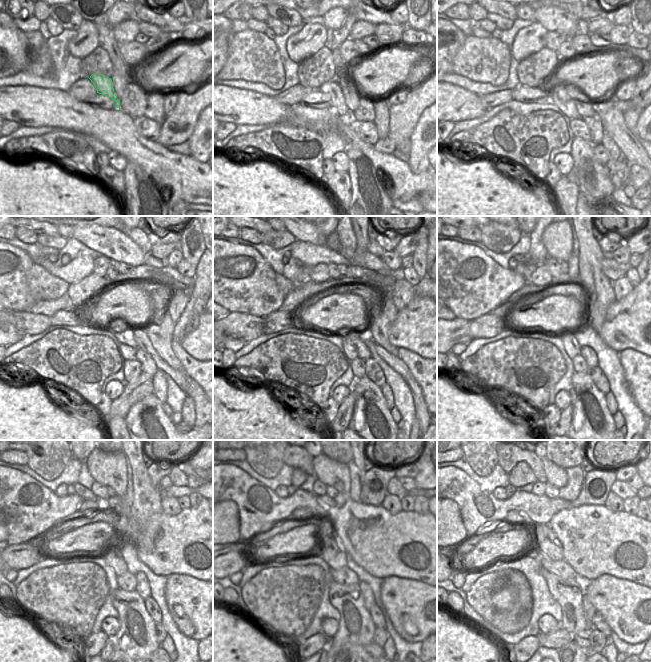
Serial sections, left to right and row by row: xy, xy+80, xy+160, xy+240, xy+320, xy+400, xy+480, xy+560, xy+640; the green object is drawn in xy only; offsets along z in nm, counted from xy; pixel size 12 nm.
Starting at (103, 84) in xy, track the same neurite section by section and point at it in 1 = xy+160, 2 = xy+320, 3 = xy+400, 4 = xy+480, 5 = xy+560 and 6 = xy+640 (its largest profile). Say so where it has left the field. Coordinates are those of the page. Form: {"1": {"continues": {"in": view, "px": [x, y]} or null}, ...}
{"1": {"continues": {"in": "xy+160", "px": [568, 107]}}, "2": {"continues": {"in": "xy+320", "px": [363, 352]}}, "3": {"continues": {"in": "xy+400", "px": [590, 356]}}, "4": {"continues": {"in": "xy+480", "px": [143, 587]}}, "5": {"continues": {"in": "xy+560", "px": [367, 592]}}, "6": {"continues": {"in": "xy+640", "px": [589, 610]}}}

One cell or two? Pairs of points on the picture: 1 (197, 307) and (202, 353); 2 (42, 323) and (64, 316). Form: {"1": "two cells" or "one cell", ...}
{"1": "two cells", "2": "two cells"}

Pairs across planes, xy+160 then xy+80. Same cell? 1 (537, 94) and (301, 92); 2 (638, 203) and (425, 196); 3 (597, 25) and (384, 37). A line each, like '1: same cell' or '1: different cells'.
1: different cells
2: same cell
3: different cells

